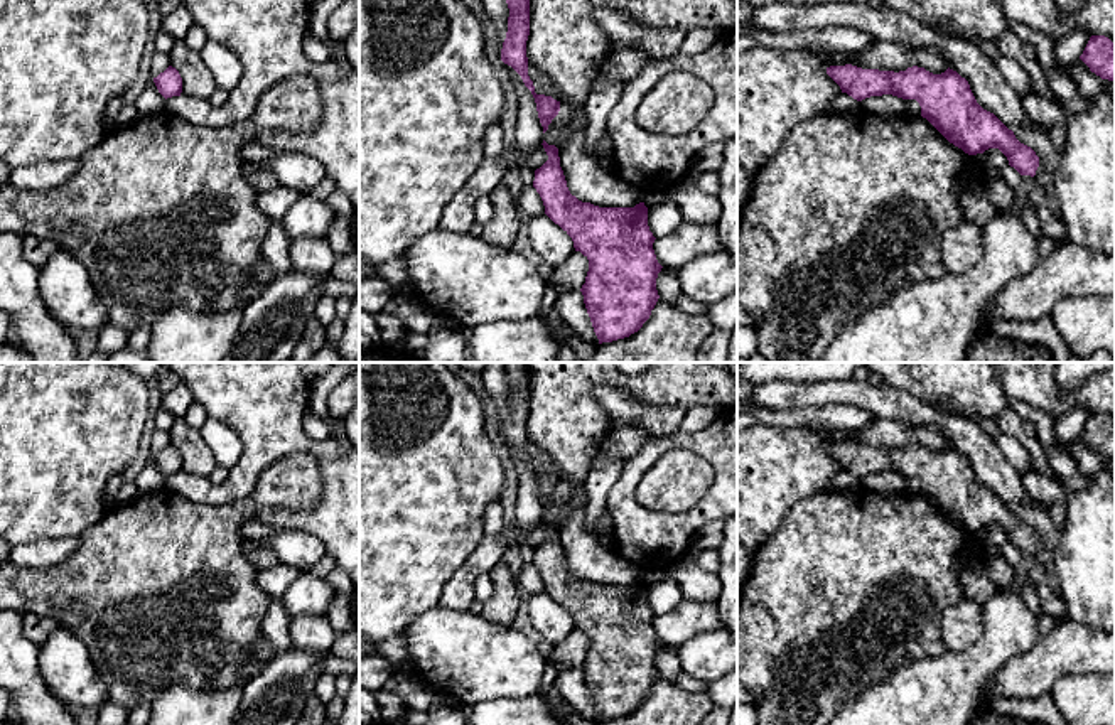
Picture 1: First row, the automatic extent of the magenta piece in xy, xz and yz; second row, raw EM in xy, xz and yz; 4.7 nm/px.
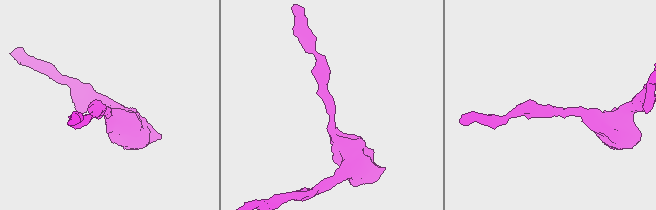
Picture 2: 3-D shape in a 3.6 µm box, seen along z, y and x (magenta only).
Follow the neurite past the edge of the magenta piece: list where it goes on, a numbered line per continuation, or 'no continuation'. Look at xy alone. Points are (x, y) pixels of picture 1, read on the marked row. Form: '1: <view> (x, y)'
no continuation

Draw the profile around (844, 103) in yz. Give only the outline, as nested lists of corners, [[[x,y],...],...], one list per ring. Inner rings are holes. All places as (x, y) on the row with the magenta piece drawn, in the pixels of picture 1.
[[[840,93],[835,99],[832,99],[827,106],[827,113],[830,115],[845,115],[860,108],[860,101],[854,99],[847,93]]]

